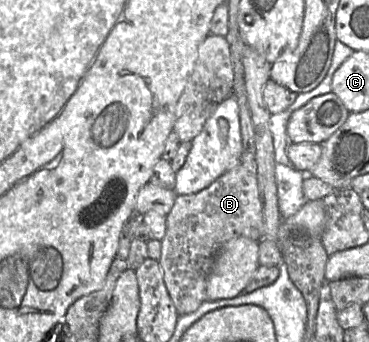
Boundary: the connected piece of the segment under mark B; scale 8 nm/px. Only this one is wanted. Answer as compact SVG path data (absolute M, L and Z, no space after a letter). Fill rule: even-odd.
M238 25L236 29L228 30L225 37L230 45L231 61L234 71L234 95L239 105L240 131L242 137L242 153L239 163L233 169L227 171L218 177L210 186L195 194L177 196L173 208L167 215L166 233L161 240L161 257L159 259L163 272L163 279L168 293L180 315L186 315L196 311L203 302L207 300L206 286L209 274L211 272L213 260L219 249L229 240L235 237L243 236L255 241L263 239L263 213L262 202L260 198L255 133L251 117L251 111L247 102L247 91L244 78L243 52L245 43L239 35Z

